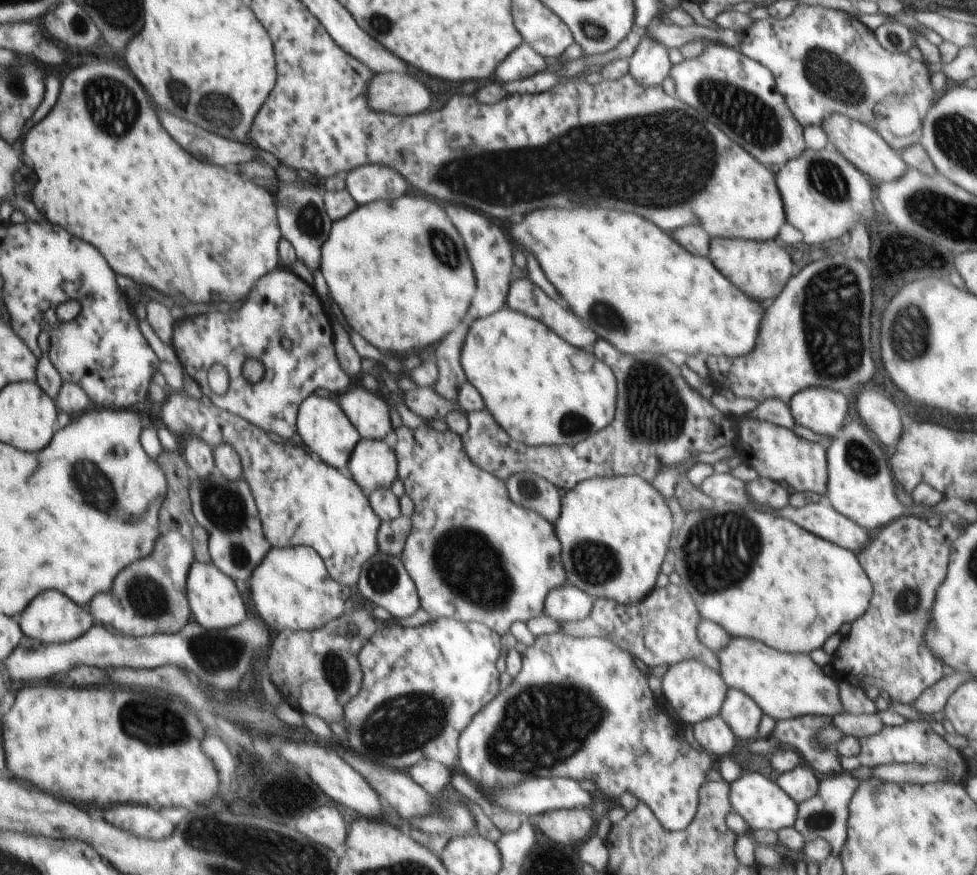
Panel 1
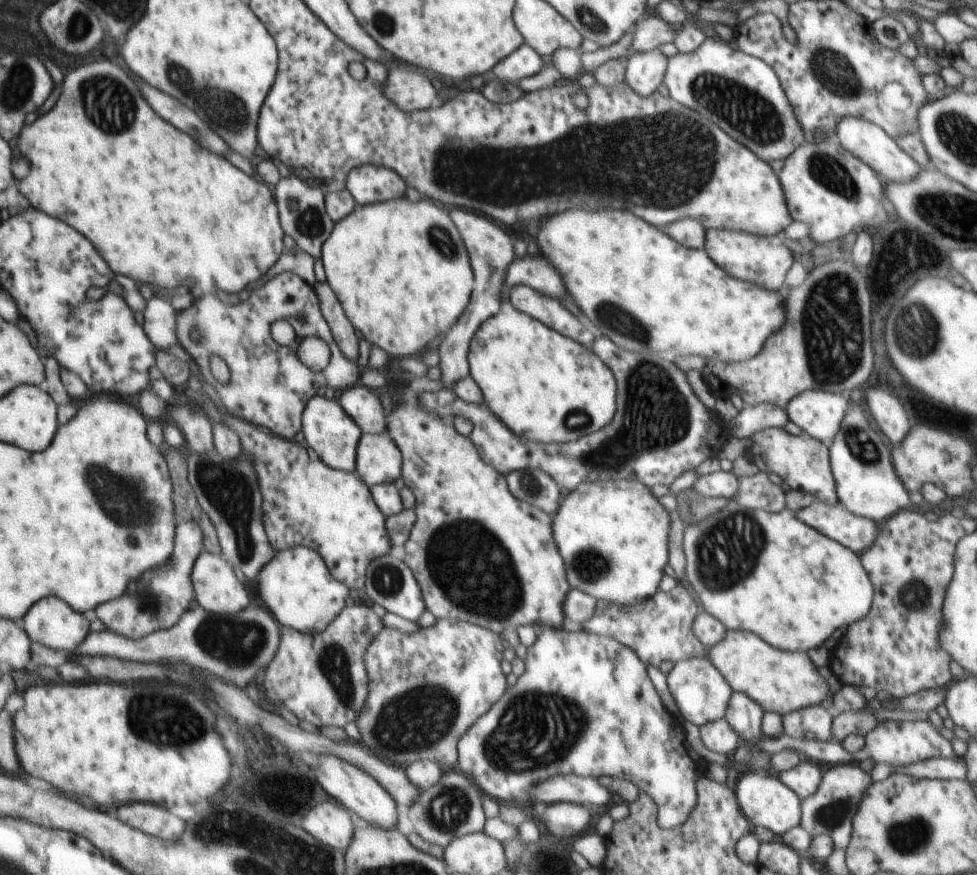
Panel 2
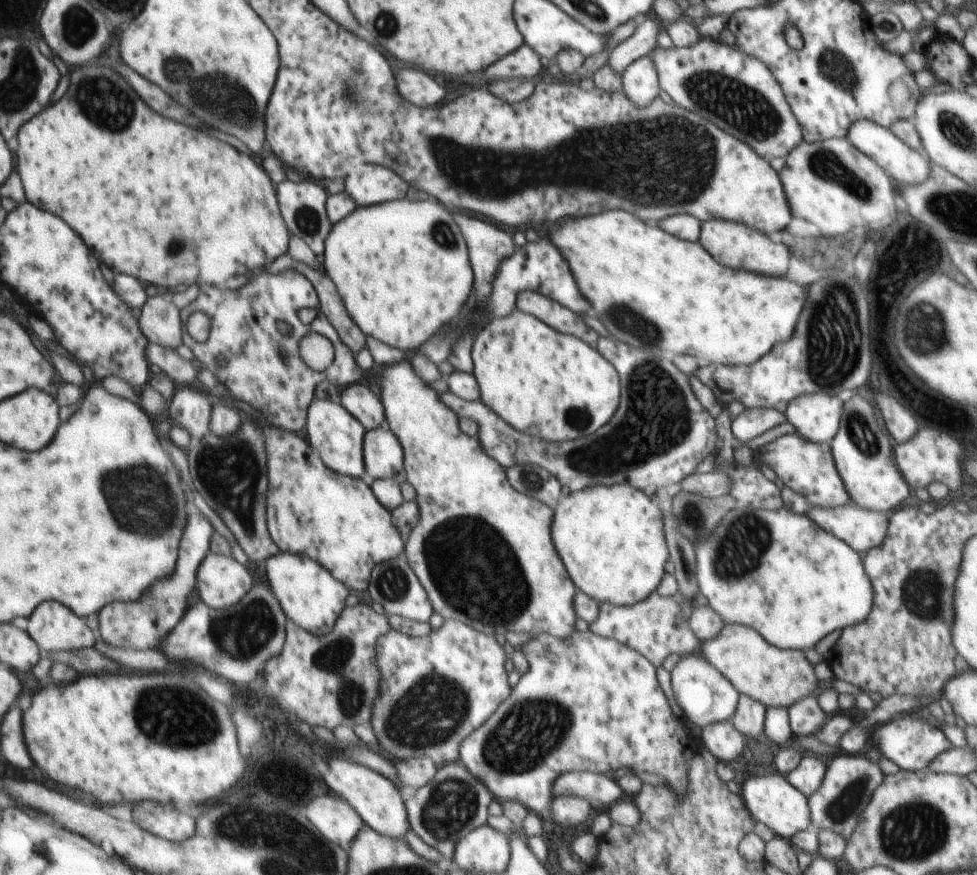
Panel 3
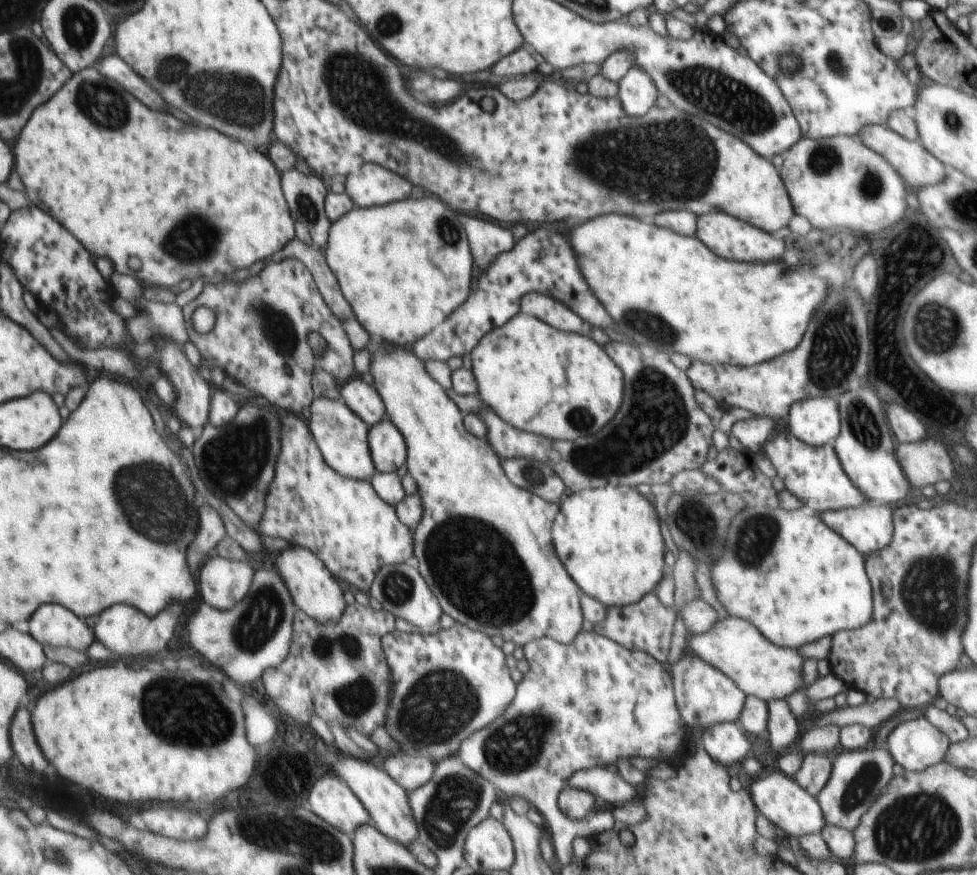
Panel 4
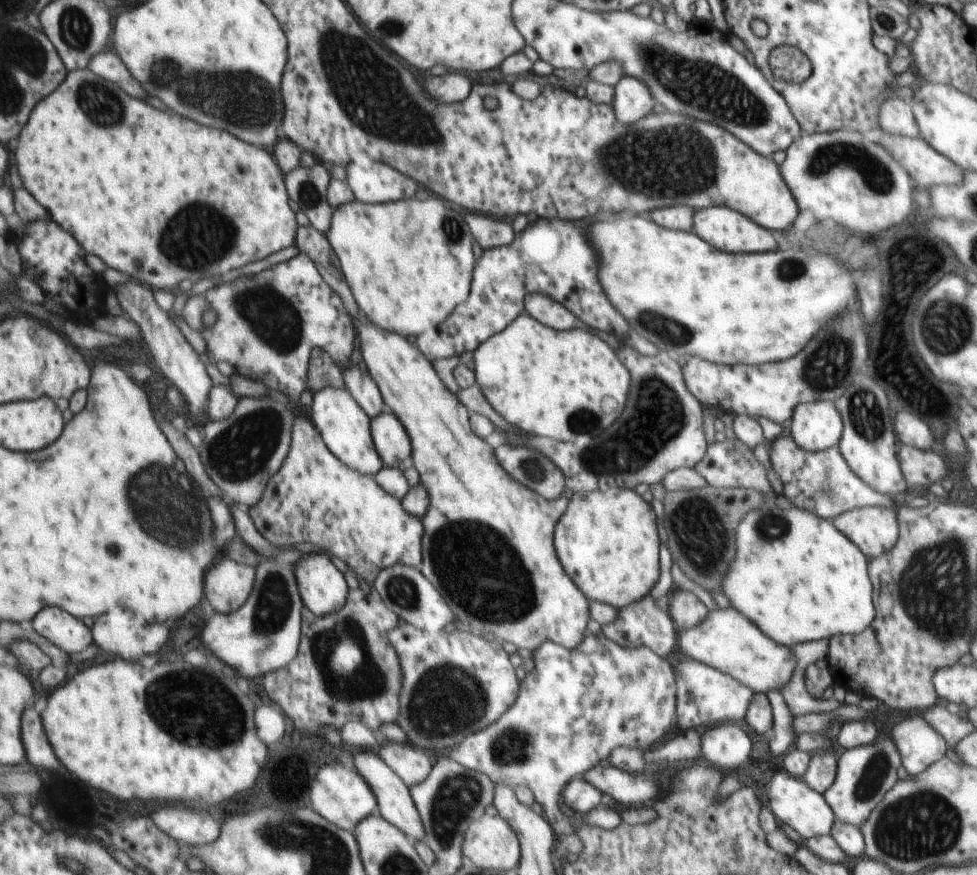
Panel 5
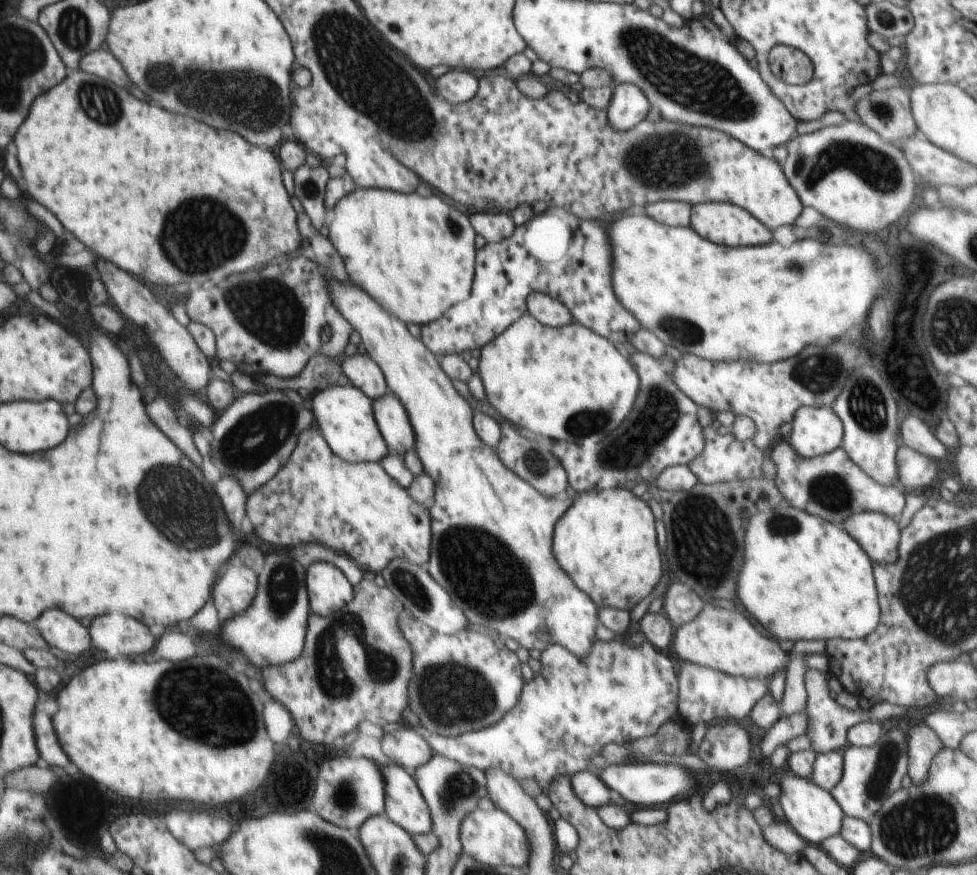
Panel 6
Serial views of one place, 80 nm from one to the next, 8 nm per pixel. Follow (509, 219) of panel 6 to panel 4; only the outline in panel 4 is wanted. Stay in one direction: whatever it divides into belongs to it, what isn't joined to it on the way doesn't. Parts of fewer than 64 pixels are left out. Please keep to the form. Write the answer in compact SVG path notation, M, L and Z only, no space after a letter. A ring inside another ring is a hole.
M460 213L459 215L469 240L473 262L481 271L495 261L495 258L515 245L512 232L501 223L476 214Z

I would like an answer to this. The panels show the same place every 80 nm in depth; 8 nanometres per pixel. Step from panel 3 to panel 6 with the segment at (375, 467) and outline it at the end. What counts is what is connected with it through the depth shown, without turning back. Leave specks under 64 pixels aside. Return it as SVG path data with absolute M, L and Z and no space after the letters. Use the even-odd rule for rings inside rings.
M387 392L373 402L373 415L389 454L404 456L409 451L408 448L414 446L415 438L403 404ZM400 447L404 447L404 452L398 451Z

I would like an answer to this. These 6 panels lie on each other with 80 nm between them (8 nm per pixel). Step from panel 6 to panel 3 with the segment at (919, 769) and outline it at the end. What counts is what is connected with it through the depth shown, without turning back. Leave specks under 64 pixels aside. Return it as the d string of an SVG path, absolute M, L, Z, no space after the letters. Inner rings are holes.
M910 713L900 717L895 717L888 721L873 734L873 745L882 753L882 758L888 758L896 763L901 769L916 771L927 768L927 764L940 752L944 752L951 747L947 736L938 728L930 725L927 719L916 717Z

